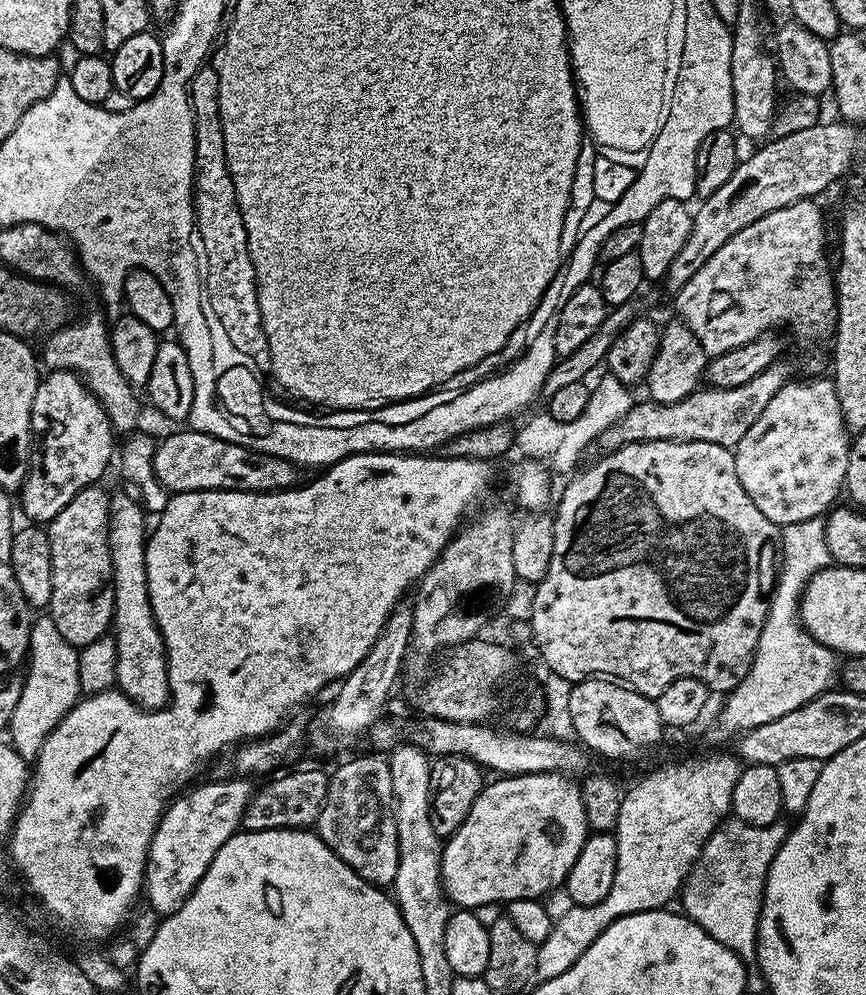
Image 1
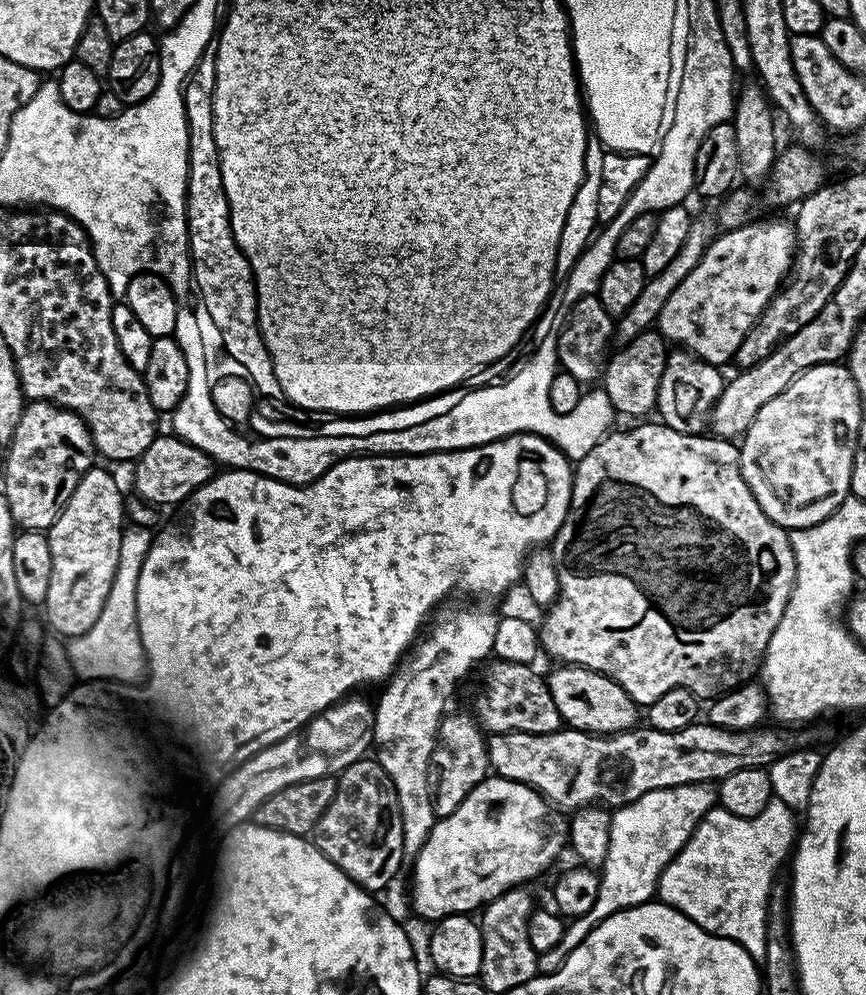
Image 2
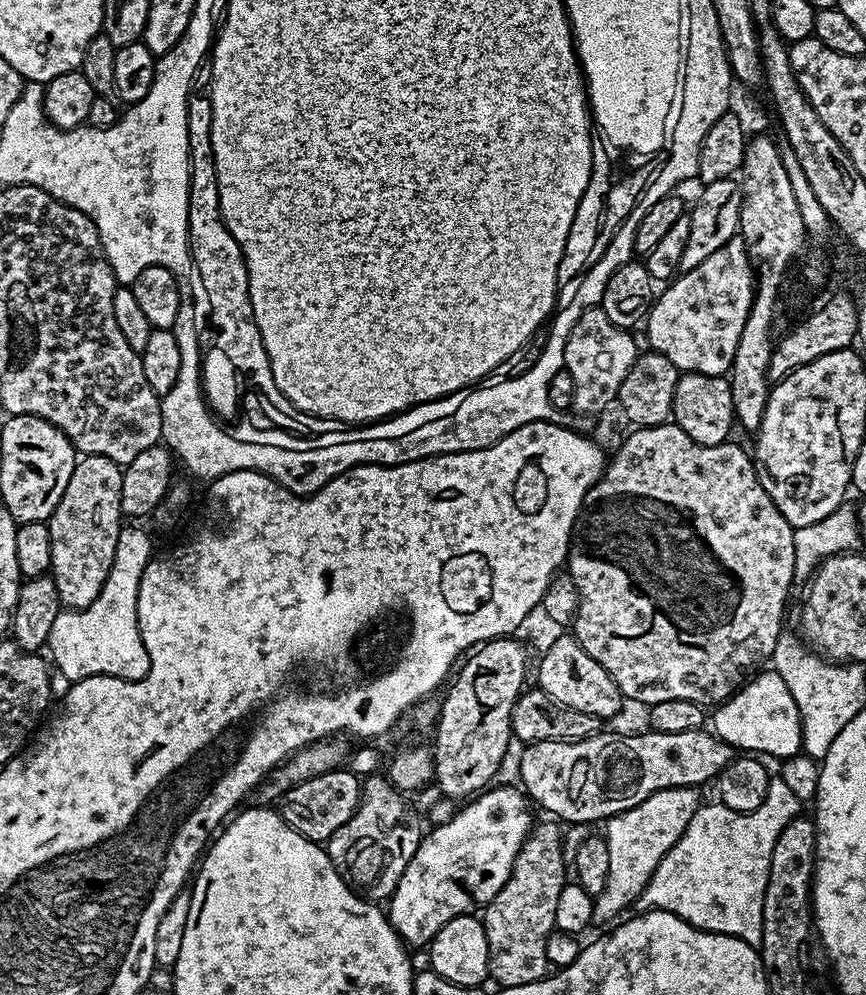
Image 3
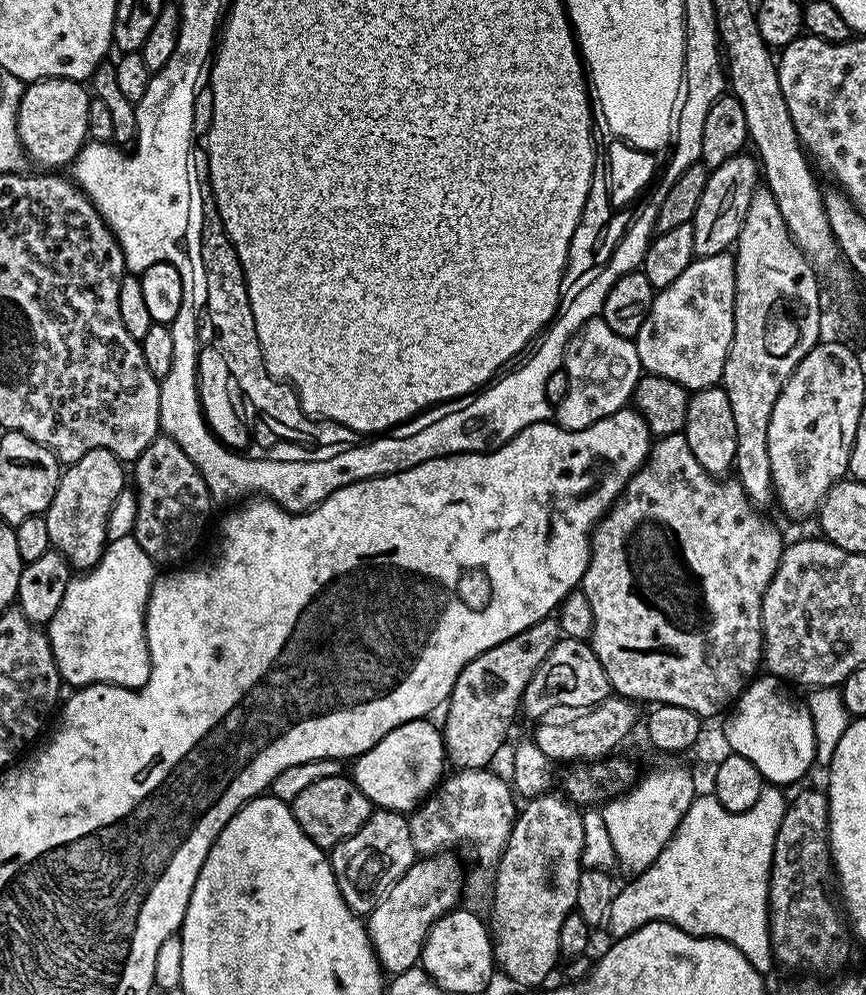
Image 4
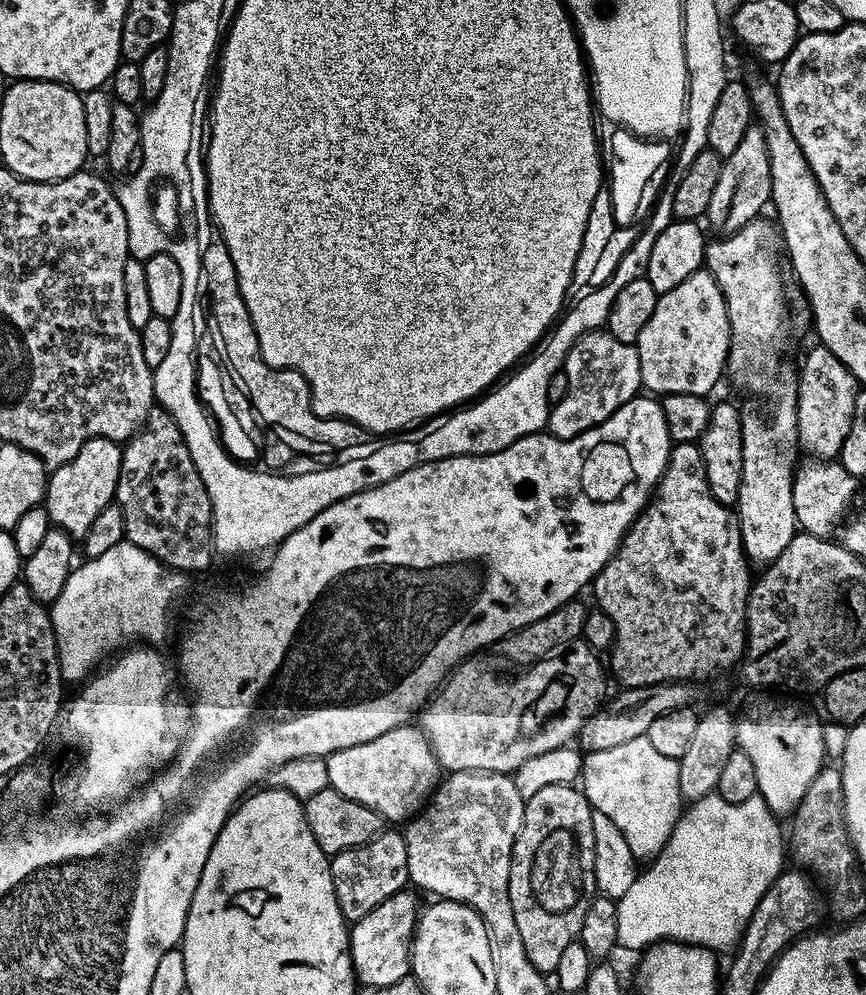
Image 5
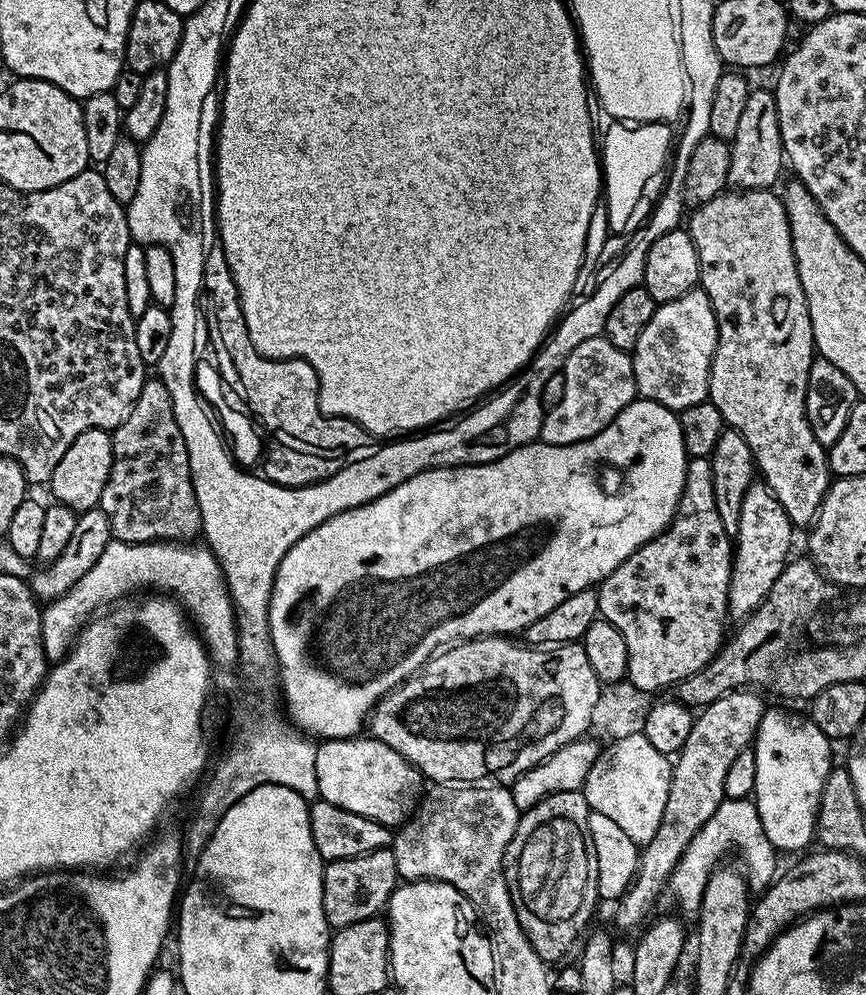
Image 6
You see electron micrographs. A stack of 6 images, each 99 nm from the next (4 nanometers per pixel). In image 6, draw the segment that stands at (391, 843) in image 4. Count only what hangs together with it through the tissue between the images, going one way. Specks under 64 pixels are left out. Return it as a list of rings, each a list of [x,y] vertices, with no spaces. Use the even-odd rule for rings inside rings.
[[[391,847],[379,848],[354,858],[325,863],[322,878],[322,910],[329,929],[354,926],[354,922],[373,919],[385,911],[389,897],[398,886],[400,875]]]

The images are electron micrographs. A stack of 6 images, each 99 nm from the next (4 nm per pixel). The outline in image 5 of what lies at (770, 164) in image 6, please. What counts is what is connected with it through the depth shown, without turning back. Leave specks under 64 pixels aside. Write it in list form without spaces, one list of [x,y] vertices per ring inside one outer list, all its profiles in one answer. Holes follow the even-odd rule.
[[[758,126],[749,127],[742,134],[742,142],[734,150],[734,154],[723,157],[724,165],[722,166],[722,174],[718,174],[718,182],[714,185],[714,194],[710,197],[710,206],[706,213],[707,227],[713,228],[713,233],[720,236],[729,236],[738,230],[742,230],[742,226],[746,226],[751,220],[757,219],[761,215],[760,212],[765,207],[769,207],[772,199],[772,183],[770,182],[770,156],[764,145],[764,132]]]

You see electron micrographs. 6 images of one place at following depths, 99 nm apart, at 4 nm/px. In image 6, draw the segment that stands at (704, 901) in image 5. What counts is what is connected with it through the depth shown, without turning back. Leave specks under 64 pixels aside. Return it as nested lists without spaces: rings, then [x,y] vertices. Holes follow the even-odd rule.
[[[726,798],[718,806],[718,810],[714,810],[714,814],[710,814],[706,826],[702,826],[698,830],[698,834],[694,834],[690,846],[686,846],[682,858],[672,871],[670,892],[672,890],[672,896],[682,911],[692,912],[692,914],[699,913],[706,882],[723,861],[720,859],[731,848],[737,848],[741,858],[744,859],[743,867],[746,869],[748,887],[753,893],[763,892],[772,883],[778,872],[776,869],[778,853],[770,842],[770,838],[766,838],[766,830],[762,830],[762,822],[755,803],[751,799],[730,800]]]

